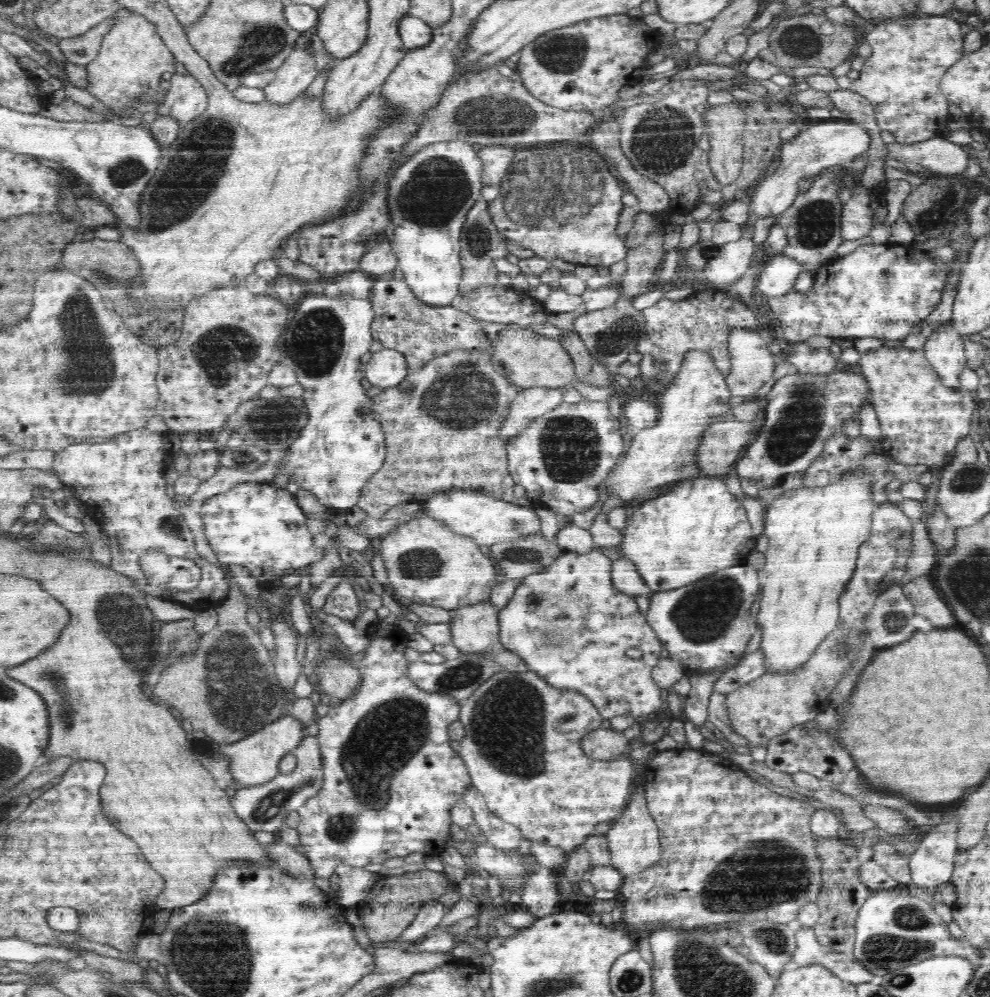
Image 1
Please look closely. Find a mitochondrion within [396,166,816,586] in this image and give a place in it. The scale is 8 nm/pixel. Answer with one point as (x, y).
(465, 395)

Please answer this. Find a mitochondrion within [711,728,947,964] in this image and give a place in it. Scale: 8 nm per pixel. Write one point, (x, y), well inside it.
(774, 940)

